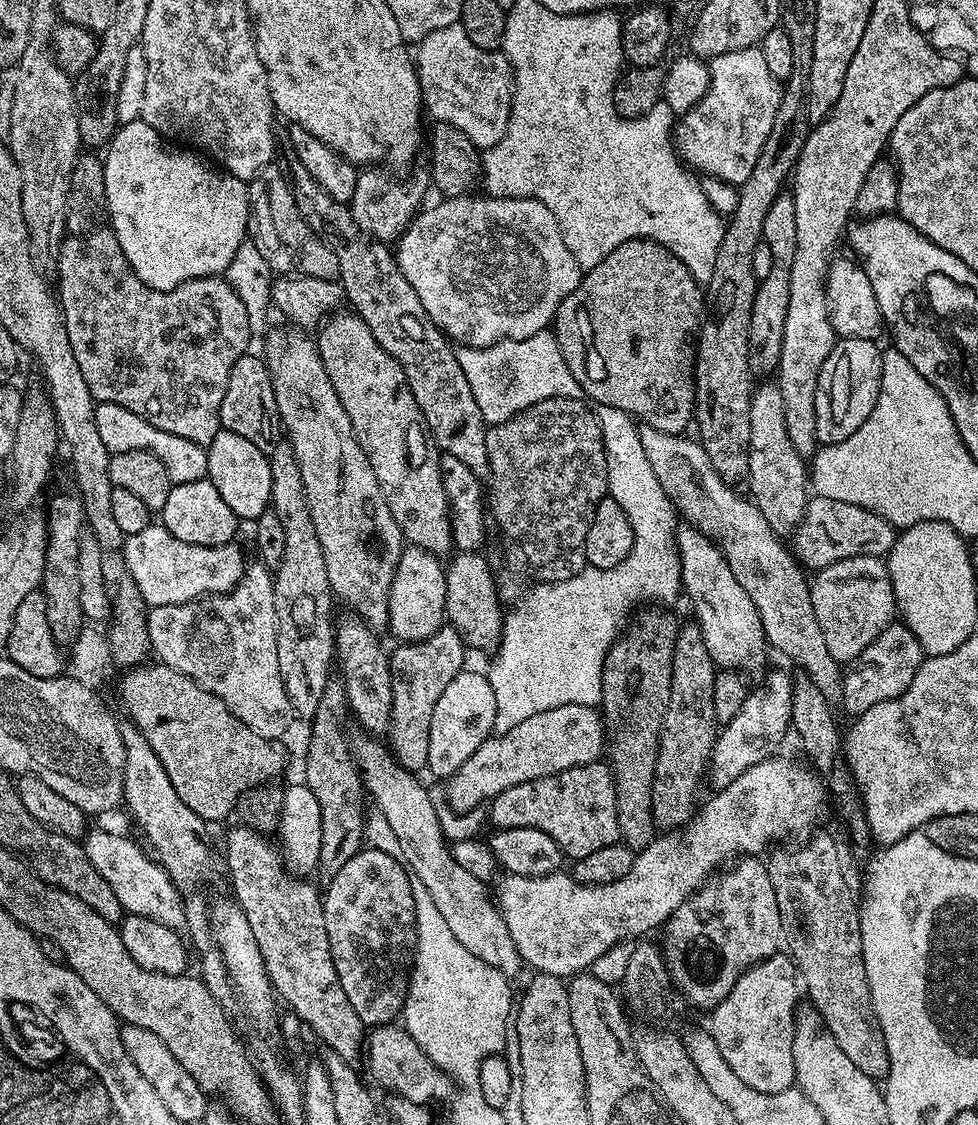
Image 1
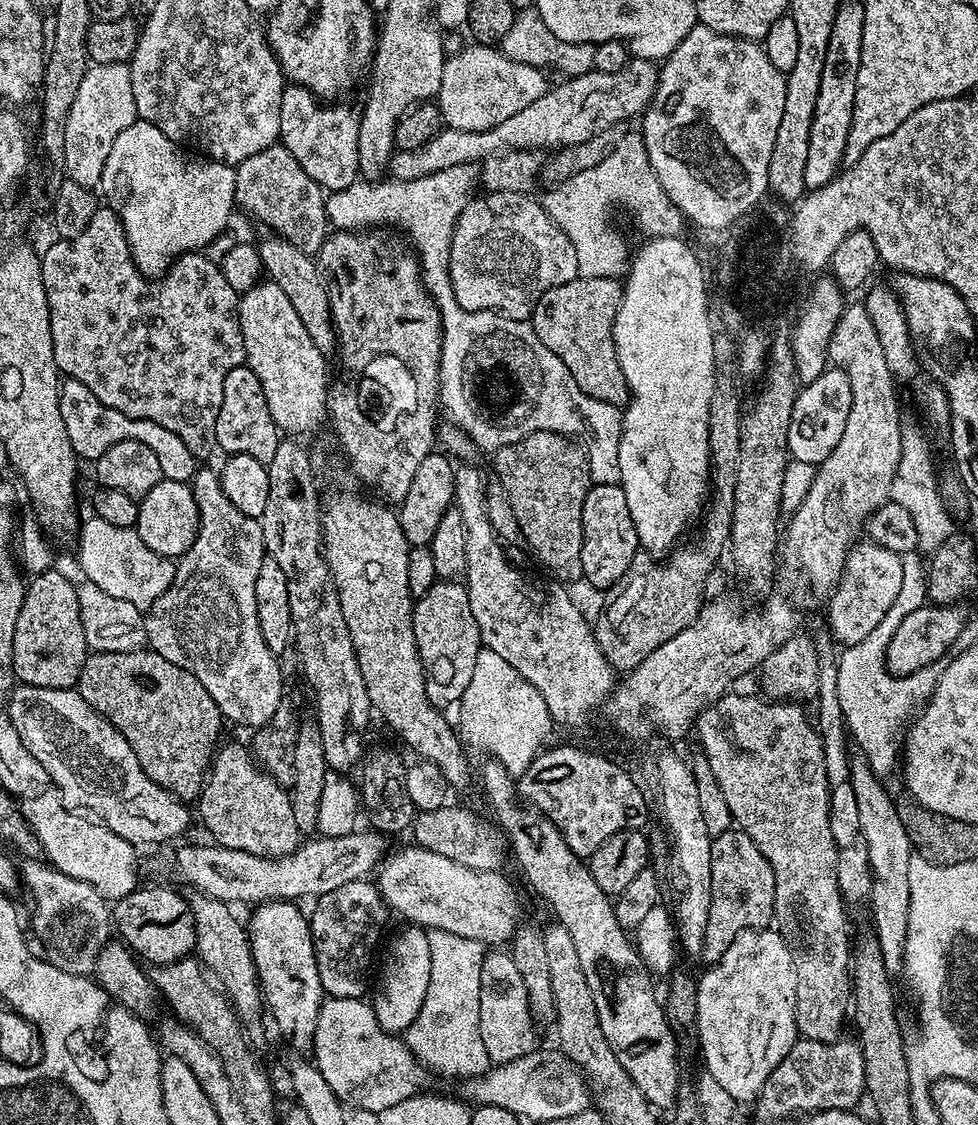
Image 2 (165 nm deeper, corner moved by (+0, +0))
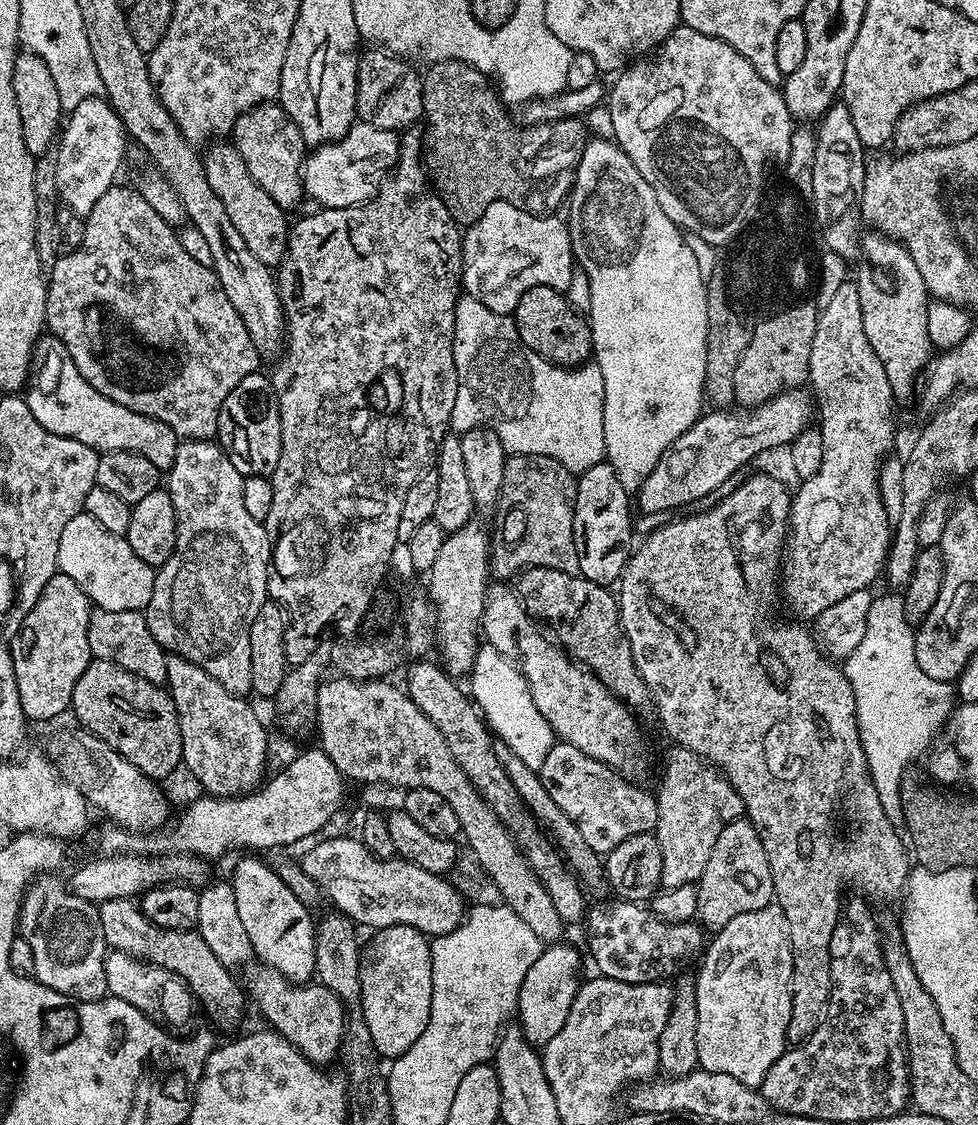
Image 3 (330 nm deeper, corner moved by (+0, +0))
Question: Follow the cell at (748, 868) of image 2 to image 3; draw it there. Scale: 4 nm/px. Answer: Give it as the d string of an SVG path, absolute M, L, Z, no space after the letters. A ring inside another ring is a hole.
M741 818L730 822L726 830L718 834L718 842L714 842L714 854L710 854L706 870L702 870L696 893L699 923L712 934L720 932L730 918L738 918L738 914L750 910L762 910L767 904L773 903L776 891L770 862L766 858L762 838L758 838L758 830L751 820Z

